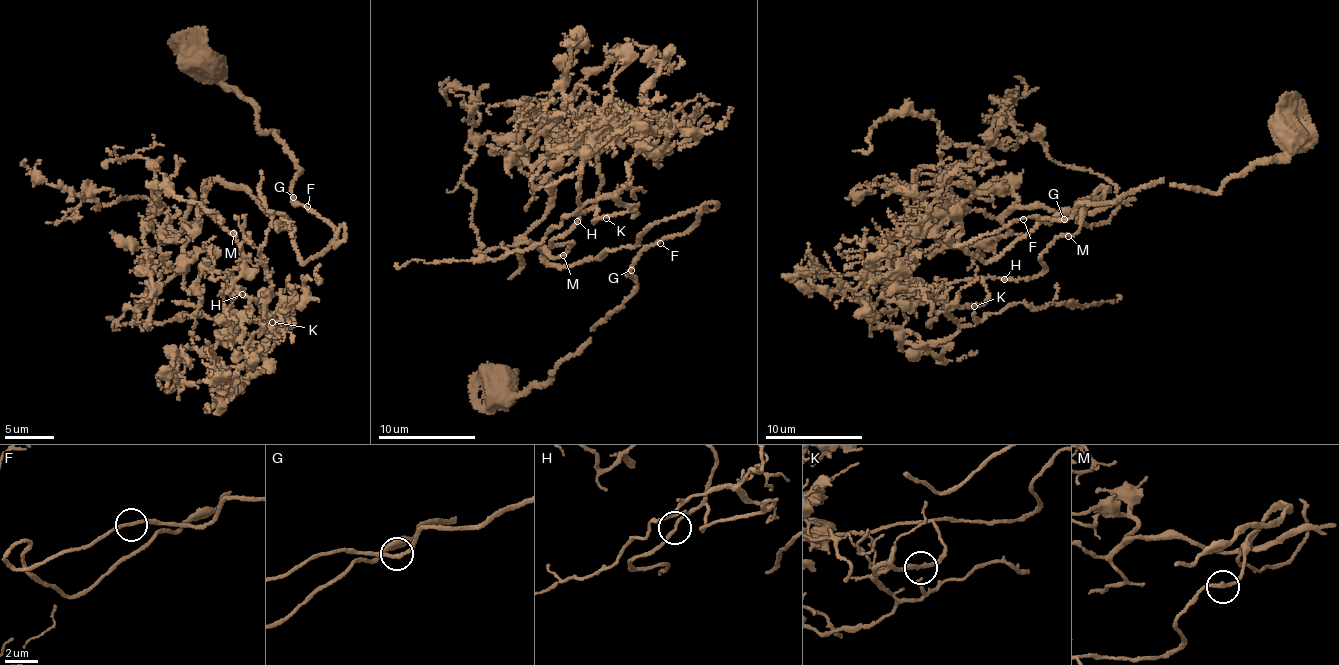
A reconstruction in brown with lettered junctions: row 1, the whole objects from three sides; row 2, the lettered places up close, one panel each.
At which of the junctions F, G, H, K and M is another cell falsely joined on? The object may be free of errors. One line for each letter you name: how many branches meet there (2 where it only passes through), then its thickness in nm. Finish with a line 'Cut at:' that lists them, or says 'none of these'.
Cut at: none of these

